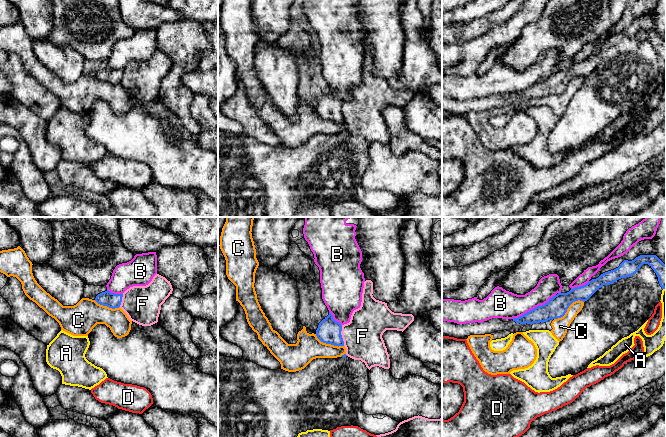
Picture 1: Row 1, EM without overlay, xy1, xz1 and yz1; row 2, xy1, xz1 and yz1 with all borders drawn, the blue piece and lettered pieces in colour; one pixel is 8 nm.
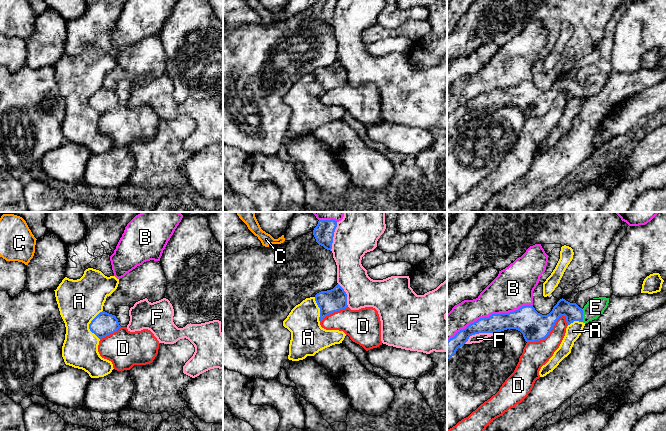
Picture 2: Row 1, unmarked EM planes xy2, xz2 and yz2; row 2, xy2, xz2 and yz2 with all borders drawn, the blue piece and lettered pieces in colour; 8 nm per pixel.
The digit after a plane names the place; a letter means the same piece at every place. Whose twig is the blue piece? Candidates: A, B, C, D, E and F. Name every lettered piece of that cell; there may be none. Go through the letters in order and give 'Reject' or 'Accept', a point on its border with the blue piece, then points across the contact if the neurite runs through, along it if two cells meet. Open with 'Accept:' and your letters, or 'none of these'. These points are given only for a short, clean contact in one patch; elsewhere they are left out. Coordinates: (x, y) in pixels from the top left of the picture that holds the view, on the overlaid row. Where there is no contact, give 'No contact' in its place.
Accept: E
A: Reject. Touches blue at xy2 (89, 325)
B: Reject. Touches blue at yz2 (489, 316)
C: Reject. Touches blue at yz1 (568, 307). Boundary: yz1 (583, 301), (574, 301), (562, 316), (554, 319)
D: Reject. Touches blue at yz2 (549, 332)
E: Accept. Touches blue at yz2 (582, 315). Path across: yz2 (572, 312), (582, 315), (587, 314), (595, 307)
F: Reject. Touches blue at yz2 (478, 333)

